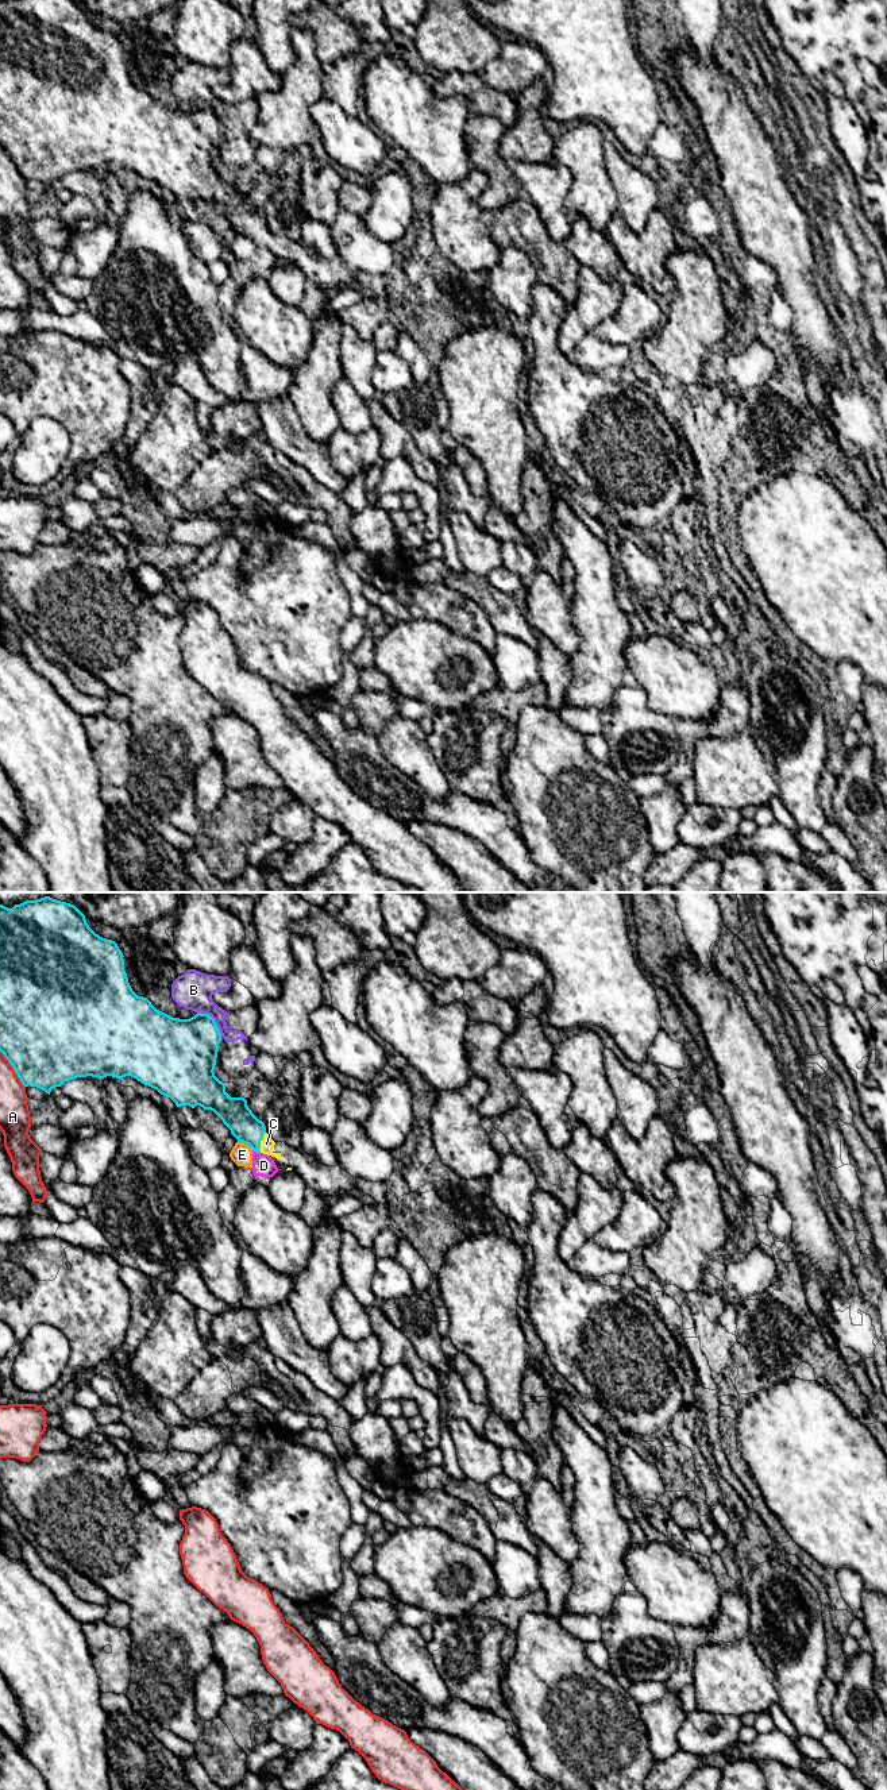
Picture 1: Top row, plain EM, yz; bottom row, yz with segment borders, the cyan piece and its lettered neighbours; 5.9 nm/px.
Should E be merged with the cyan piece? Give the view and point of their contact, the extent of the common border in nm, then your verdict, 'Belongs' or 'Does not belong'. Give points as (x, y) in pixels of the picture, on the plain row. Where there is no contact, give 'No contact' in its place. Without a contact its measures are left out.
Touches cyan at yz (246, 236). Shared border 110 nm. Does not belong

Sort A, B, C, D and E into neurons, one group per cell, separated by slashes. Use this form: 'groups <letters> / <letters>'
groups A / B / C / D E

